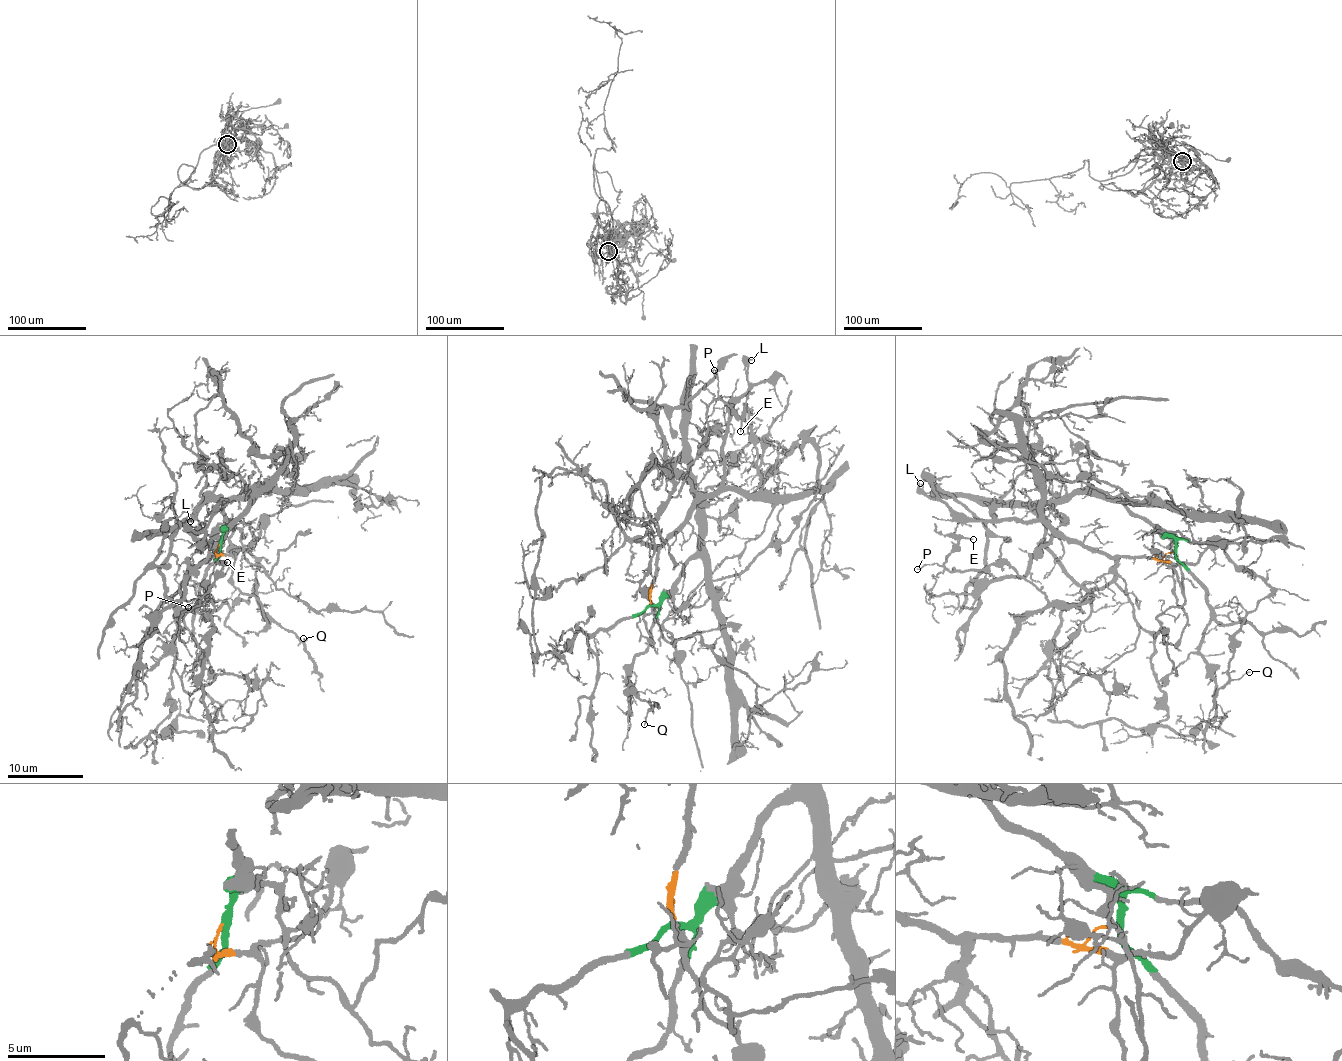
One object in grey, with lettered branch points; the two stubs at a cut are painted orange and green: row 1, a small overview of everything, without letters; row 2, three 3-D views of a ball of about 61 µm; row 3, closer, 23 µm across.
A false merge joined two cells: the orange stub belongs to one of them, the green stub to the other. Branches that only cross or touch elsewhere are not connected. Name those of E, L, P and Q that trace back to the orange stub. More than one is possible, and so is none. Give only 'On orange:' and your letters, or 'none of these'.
On orange: L

